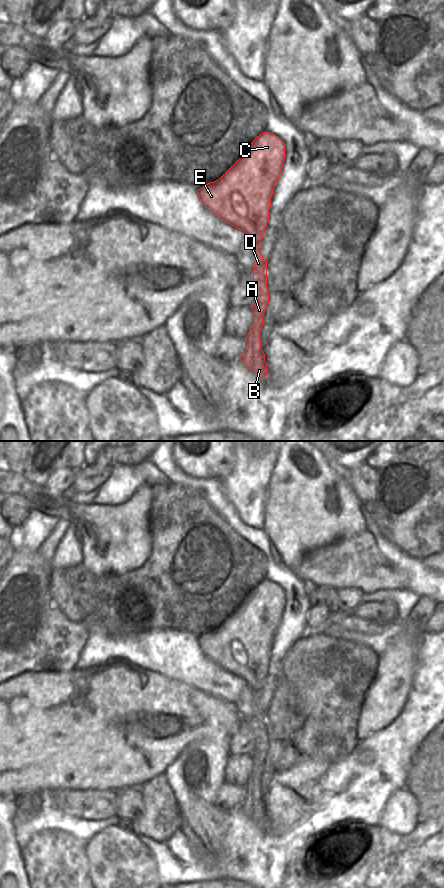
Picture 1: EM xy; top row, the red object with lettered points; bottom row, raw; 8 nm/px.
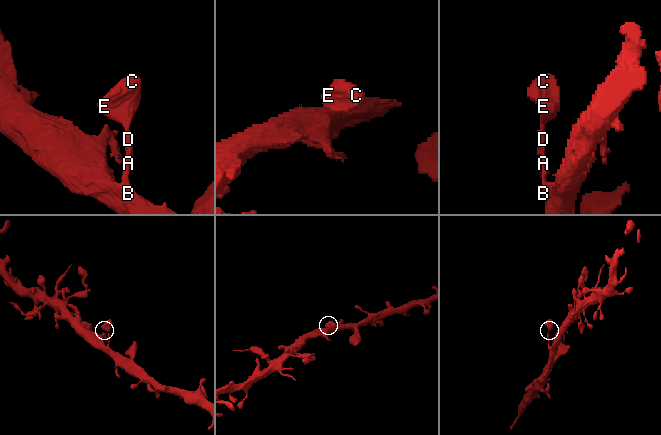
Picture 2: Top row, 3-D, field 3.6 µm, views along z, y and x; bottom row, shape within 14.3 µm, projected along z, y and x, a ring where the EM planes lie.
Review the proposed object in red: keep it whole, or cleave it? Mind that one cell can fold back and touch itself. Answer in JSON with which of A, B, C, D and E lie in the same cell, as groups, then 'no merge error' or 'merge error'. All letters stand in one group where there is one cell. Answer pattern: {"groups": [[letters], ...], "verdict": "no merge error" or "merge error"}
{"groups": [["A", "B", "C", "D", "E"]], "verdict": "no merge error"}

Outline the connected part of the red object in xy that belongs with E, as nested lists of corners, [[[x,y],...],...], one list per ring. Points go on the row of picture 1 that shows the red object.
[[[262,132],[218,180],[197,190],[201,203],[209,212],[246,232],[255,245],[253,323],[245,338],[247,347],[239,359],[260,378],[267,375],[259,335],[269,303],[269,291],[267,260],[263,259],[259,245],[269,222],[271,197],[284,161],[283,141],[270,132]]]

